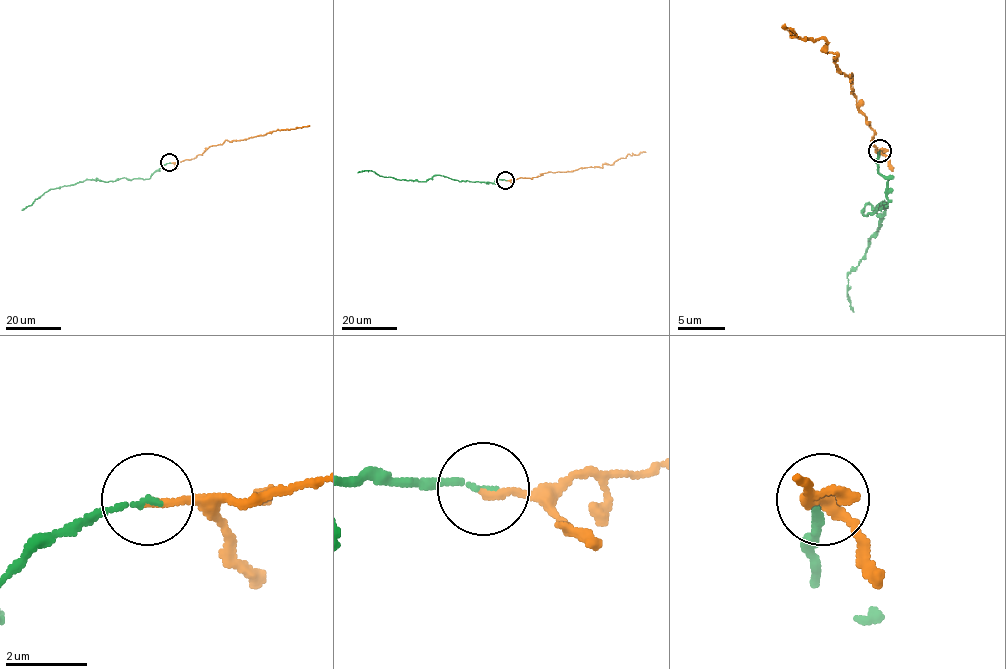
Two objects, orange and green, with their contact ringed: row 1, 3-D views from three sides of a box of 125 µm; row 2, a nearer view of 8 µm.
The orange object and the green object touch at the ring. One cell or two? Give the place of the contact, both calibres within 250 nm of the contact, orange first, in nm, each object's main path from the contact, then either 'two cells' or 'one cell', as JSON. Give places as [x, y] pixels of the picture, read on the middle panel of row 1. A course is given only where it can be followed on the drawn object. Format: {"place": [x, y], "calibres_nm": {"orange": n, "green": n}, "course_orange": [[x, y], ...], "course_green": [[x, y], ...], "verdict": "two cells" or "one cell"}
{"place": [505, 180], "calibres_nm": {"orange": 190, "green": 120}, "course_orange": [[506, 180], [602, 167], [628, 154], [646, 152]], "course_green": [[506, 180], [458, 181], [439, 175], [426, 181], [408, 180], [372, 170], [357, 173]], "verdict": "one cell"}

